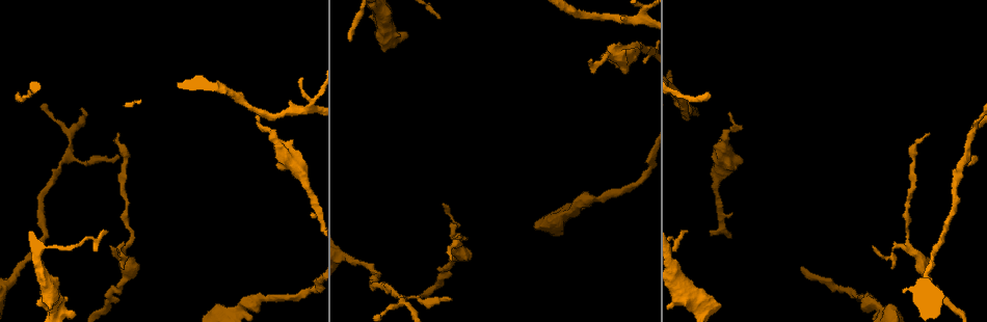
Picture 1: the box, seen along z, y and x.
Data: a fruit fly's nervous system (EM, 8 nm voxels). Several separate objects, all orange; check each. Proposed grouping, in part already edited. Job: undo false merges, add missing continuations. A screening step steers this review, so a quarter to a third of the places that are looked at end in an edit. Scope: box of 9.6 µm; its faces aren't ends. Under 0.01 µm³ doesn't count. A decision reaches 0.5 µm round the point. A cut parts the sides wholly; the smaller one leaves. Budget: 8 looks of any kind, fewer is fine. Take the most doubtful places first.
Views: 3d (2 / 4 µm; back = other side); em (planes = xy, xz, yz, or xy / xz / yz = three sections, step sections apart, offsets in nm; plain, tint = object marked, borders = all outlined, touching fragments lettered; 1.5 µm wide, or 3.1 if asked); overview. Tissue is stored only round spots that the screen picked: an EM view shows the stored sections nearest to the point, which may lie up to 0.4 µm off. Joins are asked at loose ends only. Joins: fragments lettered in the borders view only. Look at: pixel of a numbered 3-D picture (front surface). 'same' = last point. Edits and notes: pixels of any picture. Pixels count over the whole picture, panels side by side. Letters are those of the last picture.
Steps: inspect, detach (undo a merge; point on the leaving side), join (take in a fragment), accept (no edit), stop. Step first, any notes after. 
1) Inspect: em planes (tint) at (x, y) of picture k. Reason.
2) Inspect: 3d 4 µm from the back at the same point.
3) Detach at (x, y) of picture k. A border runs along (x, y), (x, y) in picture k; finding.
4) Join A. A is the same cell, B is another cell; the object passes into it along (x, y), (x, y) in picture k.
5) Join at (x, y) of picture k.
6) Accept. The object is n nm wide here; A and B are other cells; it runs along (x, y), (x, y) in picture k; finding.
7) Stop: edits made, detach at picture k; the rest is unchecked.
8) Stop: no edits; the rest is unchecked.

Inspect: 3d 2 µm at (452, 260) of picture 1. End of a long branch.

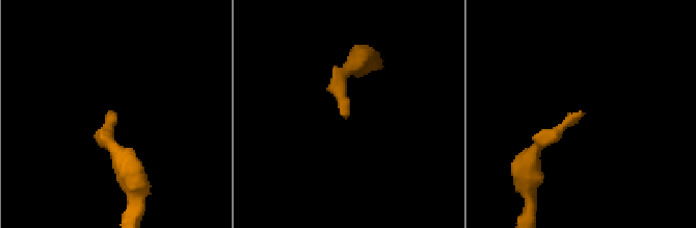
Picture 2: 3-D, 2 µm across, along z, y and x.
Inspect: em planes (borders) at (347, 113) of picture 2.

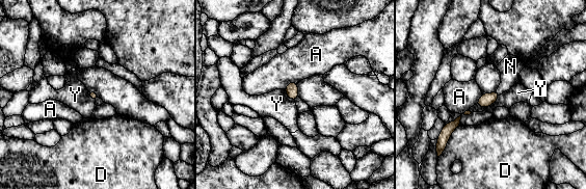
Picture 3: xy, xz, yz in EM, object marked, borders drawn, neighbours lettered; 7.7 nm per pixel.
Join N. N is the same cell, A, D and Y are other cells; the object passes into it along (486, 100), (498, 92), (510, 66) in picture 3; the cell continues.

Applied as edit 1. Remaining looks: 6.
Inspect: overview. See it whole again.

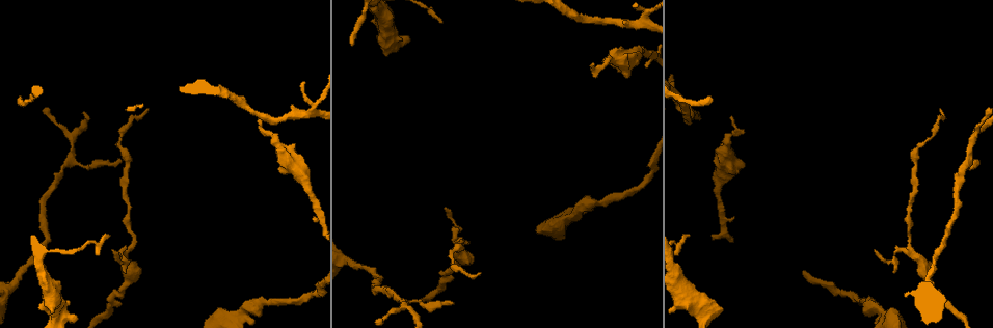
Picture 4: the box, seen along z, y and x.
Inspect: em xz step 8 (borders) at (712, 100) of picture 4. Tapers out.

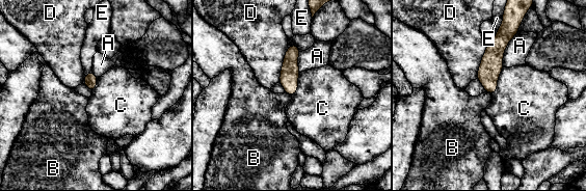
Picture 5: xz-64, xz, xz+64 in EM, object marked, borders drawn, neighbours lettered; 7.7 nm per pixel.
Inspect: em planes (borders) at the same point. Another direction.

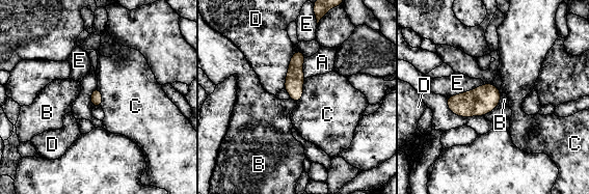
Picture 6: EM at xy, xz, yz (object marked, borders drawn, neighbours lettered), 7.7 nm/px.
Accept. The object is 90 nm wide here; A, B, C, D and E are other cells; a border runs along (305, 79), (303, 94), (297, 103) in picture 6; no lettered fragment goes on from it.

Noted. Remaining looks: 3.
Stop: edits made, join at picture 3; the rest is unchecked.

